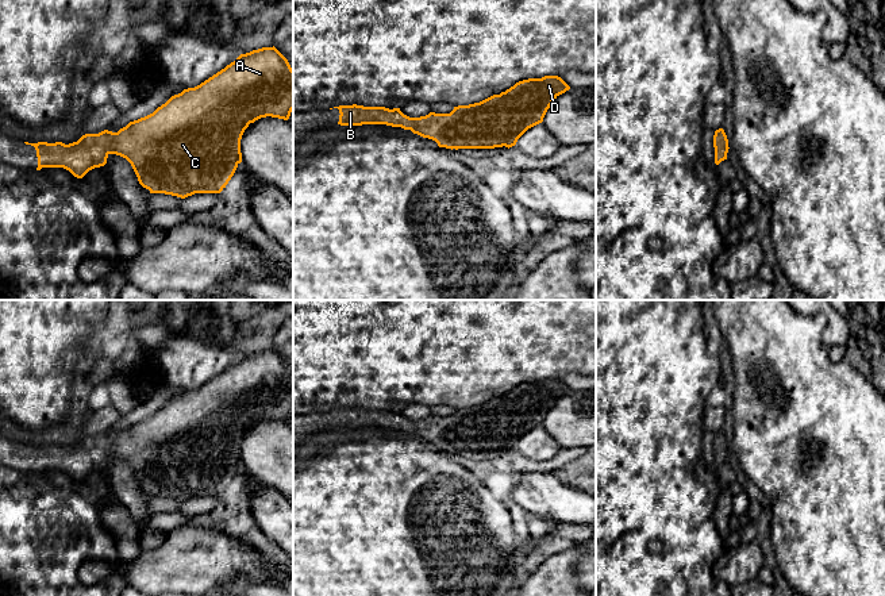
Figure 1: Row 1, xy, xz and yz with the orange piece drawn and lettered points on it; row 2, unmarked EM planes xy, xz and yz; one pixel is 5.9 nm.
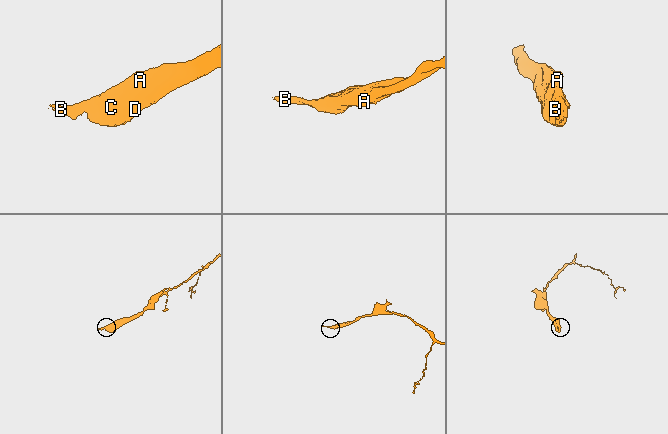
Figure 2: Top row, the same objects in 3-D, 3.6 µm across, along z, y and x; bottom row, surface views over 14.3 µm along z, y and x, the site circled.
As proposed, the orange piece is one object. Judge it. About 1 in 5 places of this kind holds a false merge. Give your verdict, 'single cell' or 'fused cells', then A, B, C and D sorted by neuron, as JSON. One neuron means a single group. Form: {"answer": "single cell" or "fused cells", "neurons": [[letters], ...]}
{"answer": "single cell", "neurons": [["A", "B", "C", "D"]]}

